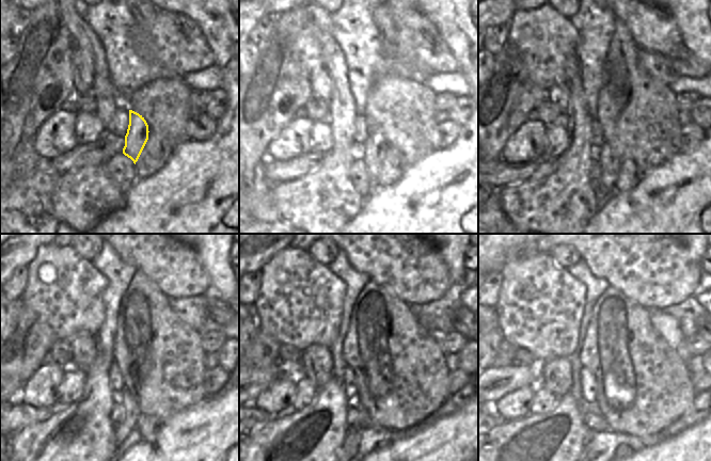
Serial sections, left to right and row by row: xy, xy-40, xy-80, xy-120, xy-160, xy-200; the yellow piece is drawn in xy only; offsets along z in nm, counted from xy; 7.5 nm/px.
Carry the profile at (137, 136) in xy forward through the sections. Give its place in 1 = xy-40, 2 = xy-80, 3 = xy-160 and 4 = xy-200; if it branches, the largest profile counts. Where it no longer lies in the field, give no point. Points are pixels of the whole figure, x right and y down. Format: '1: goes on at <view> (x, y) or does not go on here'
1: goes on at xy-40 (372, 153)
2: goes on at xy-80 (610, 164)
3: goes on at xy-160 (349, 449)
4: goes on at xy-200 (588, 450)

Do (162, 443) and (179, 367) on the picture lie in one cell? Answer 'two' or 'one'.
two

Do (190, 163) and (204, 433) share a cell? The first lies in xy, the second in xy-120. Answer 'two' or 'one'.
one

